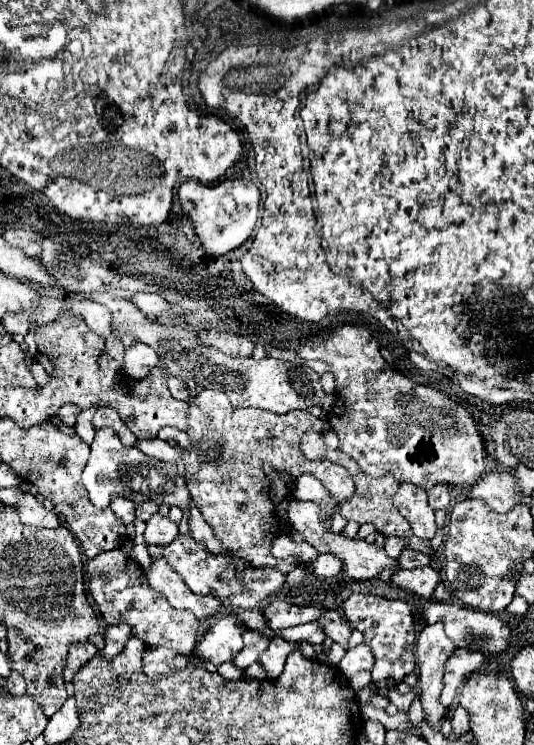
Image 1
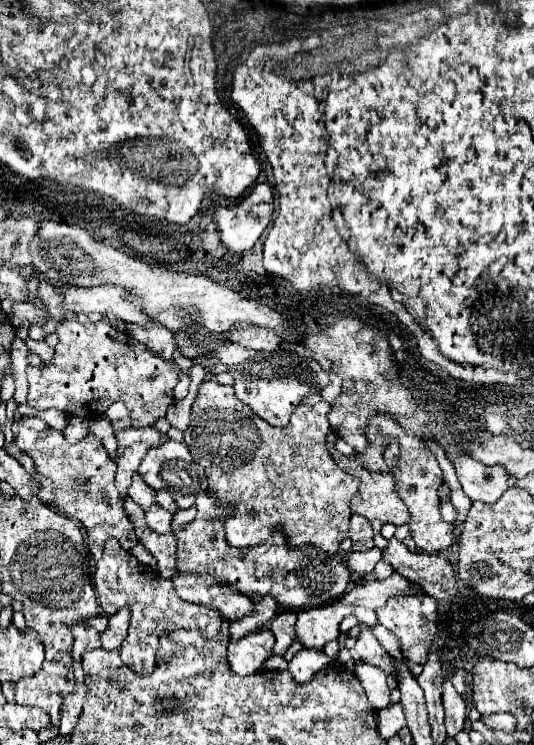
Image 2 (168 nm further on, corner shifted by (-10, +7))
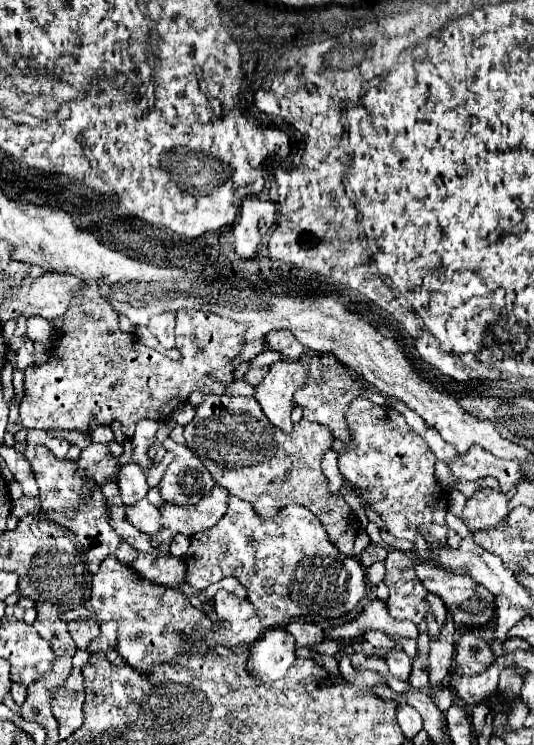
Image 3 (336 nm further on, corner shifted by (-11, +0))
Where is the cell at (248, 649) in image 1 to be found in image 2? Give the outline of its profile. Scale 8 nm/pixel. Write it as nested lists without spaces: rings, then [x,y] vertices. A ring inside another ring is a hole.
[[[285,611],[281,615],[277,615],[271,623],[271,631],[277,637],[275,643],[275,655],[285,655],[285,651],[291,647],[291,643],[295,641],[295,621],[297,621],[297,613],[295,611]]]

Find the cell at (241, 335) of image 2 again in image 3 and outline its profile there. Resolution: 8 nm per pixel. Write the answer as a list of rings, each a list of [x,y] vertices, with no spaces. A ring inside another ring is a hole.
[[[276,330],[266,334],[266,348],[282,354],[282,358],[286,360],[296,360],[304,352],[304,346],[300,346],[300,342],[288,330]]]

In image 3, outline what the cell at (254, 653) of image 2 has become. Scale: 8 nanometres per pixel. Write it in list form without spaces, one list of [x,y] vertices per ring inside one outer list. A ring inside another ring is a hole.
[[[284,628],[266,630],[252,646],[248,656],[248,676],[256,680],[284,678],[286,670],[294,662],[294,638]]]

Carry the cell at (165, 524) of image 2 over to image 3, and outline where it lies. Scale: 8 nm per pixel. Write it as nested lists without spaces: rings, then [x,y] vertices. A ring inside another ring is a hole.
[[[142,498],[138,504],[126,508],[126,516],[130,524],[134,524],[140,532],[156,534],[160,530],[160,510],[152,506],[146,498]]]

